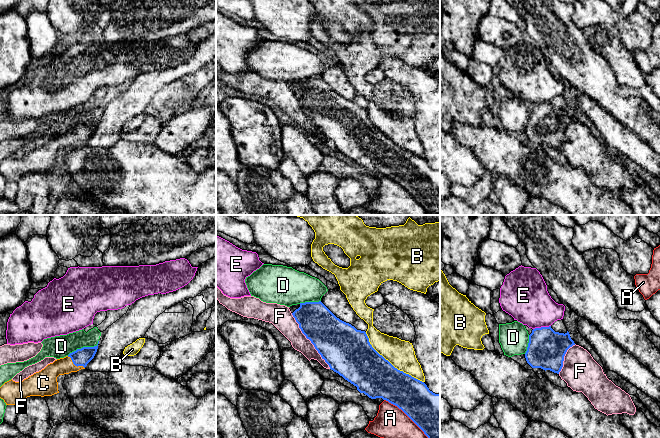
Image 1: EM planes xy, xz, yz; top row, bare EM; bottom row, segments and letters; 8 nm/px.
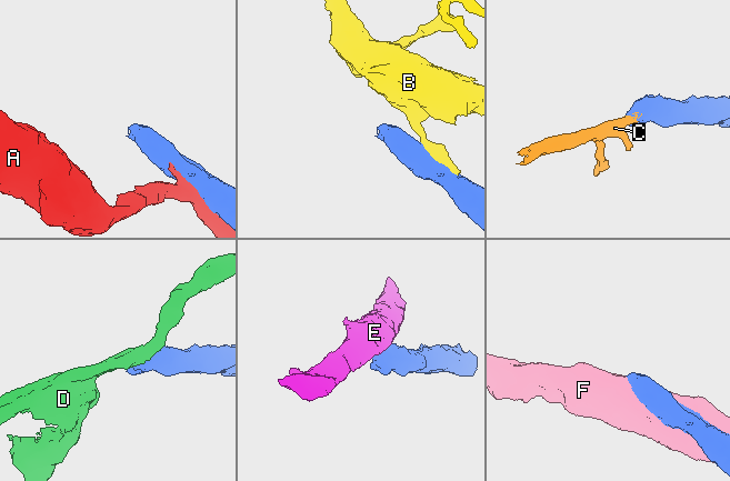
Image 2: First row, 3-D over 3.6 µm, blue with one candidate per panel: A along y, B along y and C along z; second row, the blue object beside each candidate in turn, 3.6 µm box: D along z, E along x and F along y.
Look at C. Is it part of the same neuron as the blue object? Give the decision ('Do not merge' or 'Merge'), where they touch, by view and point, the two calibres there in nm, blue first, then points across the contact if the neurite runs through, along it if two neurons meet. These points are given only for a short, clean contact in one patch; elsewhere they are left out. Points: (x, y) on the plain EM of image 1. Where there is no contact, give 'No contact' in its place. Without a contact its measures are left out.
Merge. Touches blue at xy (75, 141). Thickness 140 nm (blue) against 160 nm. Path across: xy (81, 133), (75, 141), (60, 142), (47, 154)

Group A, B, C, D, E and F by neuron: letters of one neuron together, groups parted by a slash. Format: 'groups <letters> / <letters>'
groups A / B / C / D / E / F

